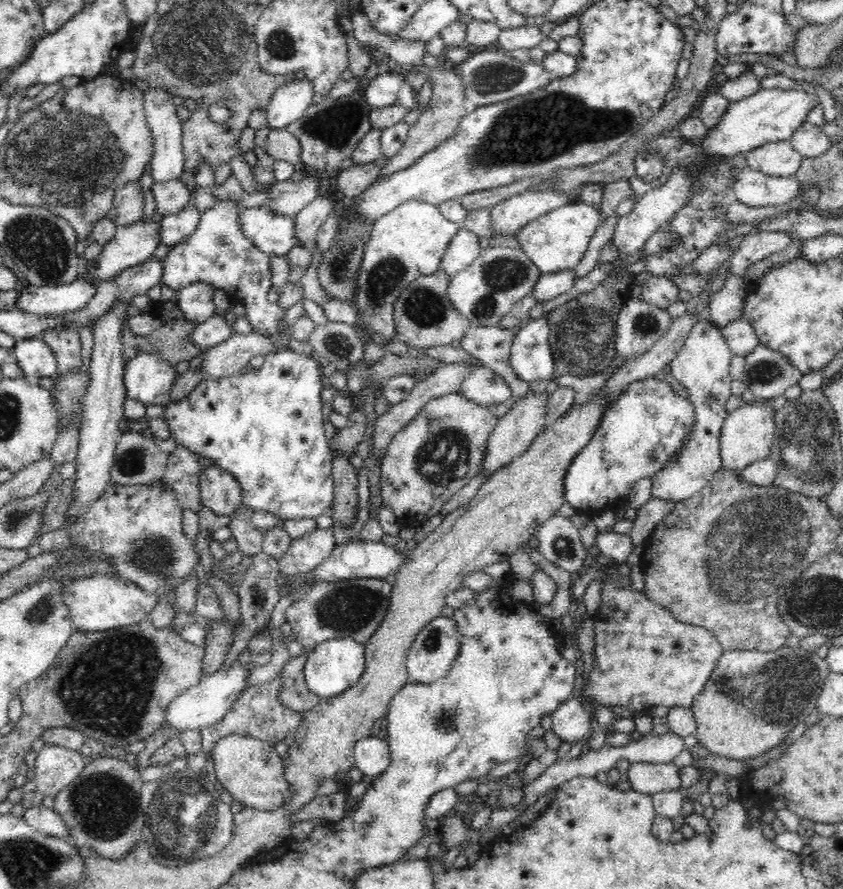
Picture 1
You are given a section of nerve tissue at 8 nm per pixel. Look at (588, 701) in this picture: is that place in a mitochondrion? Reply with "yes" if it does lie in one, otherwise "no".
no

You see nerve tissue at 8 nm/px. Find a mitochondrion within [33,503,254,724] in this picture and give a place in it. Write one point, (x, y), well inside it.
(145, 555)

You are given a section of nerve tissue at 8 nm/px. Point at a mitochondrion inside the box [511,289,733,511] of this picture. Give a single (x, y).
(582, 332)

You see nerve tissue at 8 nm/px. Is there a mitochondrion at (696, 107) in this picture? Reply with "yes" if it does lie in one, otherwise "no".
no

